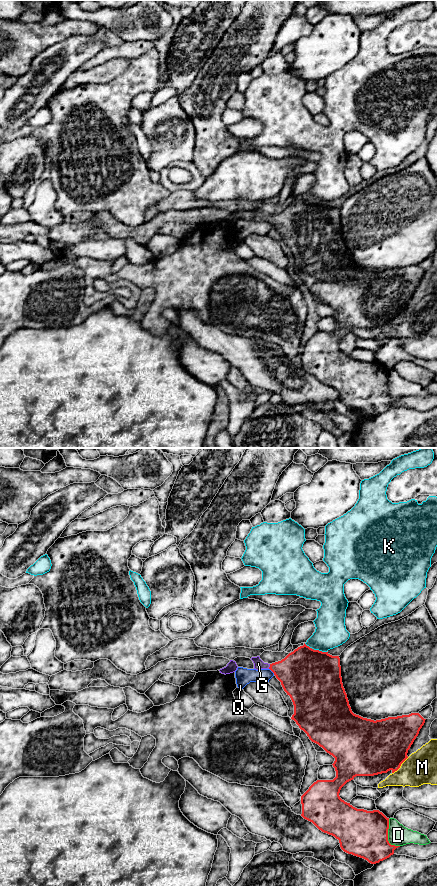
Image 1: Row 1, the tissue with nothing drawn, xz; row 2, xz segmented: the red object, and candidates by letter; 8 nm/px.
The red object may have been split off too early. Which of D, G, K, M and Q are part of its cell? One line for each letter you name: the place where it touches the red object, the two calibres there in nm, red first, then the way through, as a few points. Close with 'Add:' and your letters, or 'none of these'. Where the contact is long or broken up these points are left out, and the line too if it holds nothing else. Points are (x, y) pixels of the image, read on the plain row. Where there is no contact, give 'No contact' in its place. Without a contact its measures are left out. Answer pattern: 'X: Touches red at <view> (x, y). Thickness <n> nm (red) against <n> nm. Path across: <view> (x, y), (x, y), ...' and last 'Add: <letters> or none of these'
G: Touches red at xz (270, 218). Thickness 360 nm (red) against 80 nm. Path across: xz (300, 224), (286, 223), (270, 218), (258, 215)
Add: G

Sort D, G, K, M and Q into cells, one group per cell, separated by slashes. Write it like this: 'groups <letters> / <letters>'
groups D / G / K / M / Q

